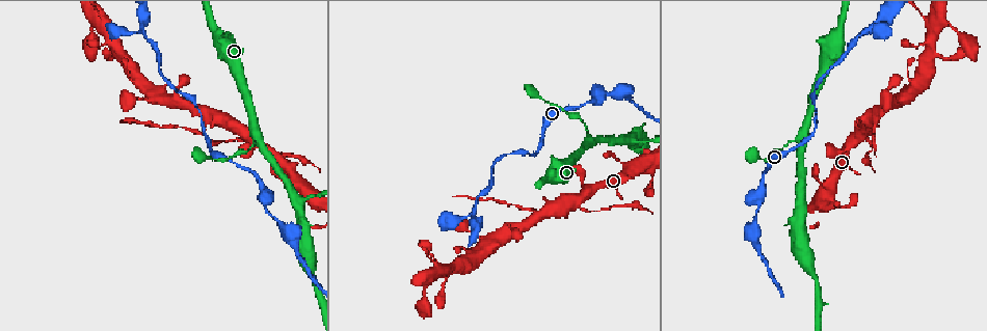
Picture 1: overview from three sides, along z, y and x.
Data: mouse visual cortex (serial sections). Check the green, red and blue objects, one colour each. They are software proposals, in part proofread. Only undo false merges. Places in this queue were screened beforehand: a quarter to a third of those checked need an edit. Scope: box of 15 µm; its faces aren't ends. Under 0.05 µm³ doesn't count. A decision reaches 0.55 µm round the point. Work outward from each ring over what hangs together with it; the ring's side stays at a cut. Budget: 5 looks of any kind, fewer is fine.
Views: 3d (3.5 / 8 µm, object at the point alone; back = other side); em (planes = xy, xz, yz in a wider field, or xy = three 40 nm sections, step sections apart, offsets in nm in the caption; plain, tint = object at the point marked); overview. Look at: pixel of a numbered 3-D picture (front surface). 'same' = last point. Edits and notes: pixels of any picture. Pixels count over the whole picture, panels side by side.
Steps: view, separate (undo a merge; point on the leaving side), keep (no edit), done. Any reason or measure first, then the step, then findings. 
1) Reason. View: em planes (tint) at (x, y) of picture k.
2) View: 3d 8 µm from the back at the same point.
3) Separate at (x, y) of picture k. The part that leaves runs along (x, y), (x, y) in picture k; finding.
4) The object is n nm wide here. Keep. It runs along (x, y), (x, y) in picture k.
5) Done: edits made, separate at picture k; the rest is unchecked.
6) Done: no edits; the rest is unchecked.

Three-way junction. View: 3d 3.5 µm at (591, 140) of picture 1.

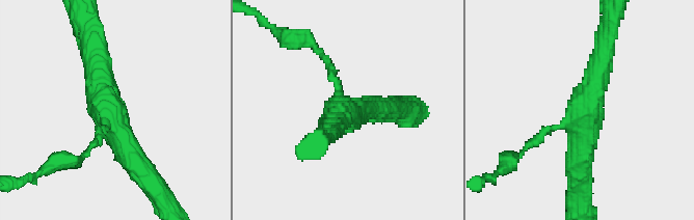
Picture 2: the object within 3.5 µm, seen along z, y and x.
View: em xy step 2 (tint) at (583, 114) of picture 2.

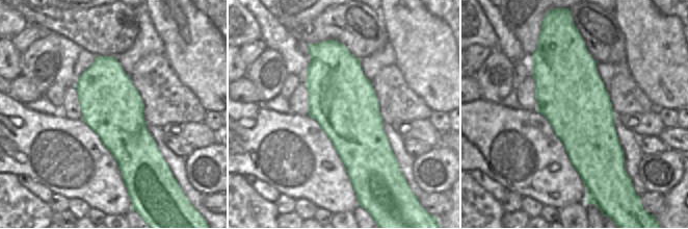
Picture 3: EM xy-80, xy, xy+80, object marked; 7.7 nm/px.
Keep. It runs along (92, 53), (105, 110), (140, 171) in picture 2; one cell here.

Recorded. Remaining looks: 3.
Sharp bend. View: 3d 3.5 µm at (200, 133) of picture 1.

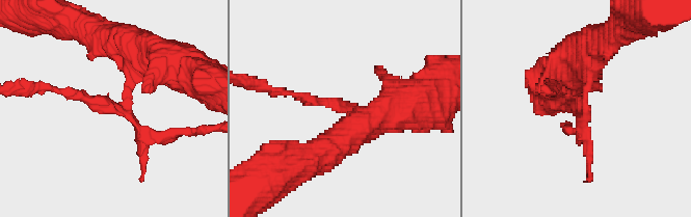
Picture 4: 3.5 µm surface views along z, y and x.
Now the EM. View: em xy step 2 (tint) at (125, 109) of picture 4.

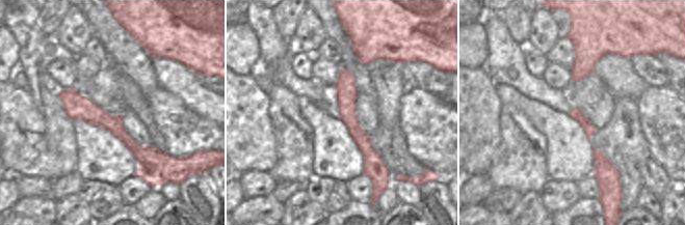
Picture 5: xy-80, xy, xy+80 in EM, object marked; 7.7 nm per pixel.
Another direction. View: em xy step 3 (tint) at the same point.

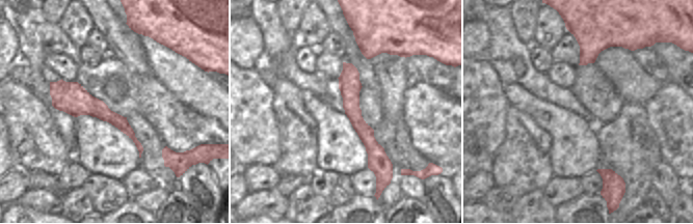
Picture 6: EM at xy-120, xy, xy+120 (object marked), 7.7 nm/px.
Separate at (104, 106) of picture 4. The part that leaves runs along (127, 88), (121, 111), (50, 88) in picture 4; a second cell is stuck on.

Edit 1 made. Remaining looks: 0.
Done: edits made, separate at picture 4; the rest is unchecked.

